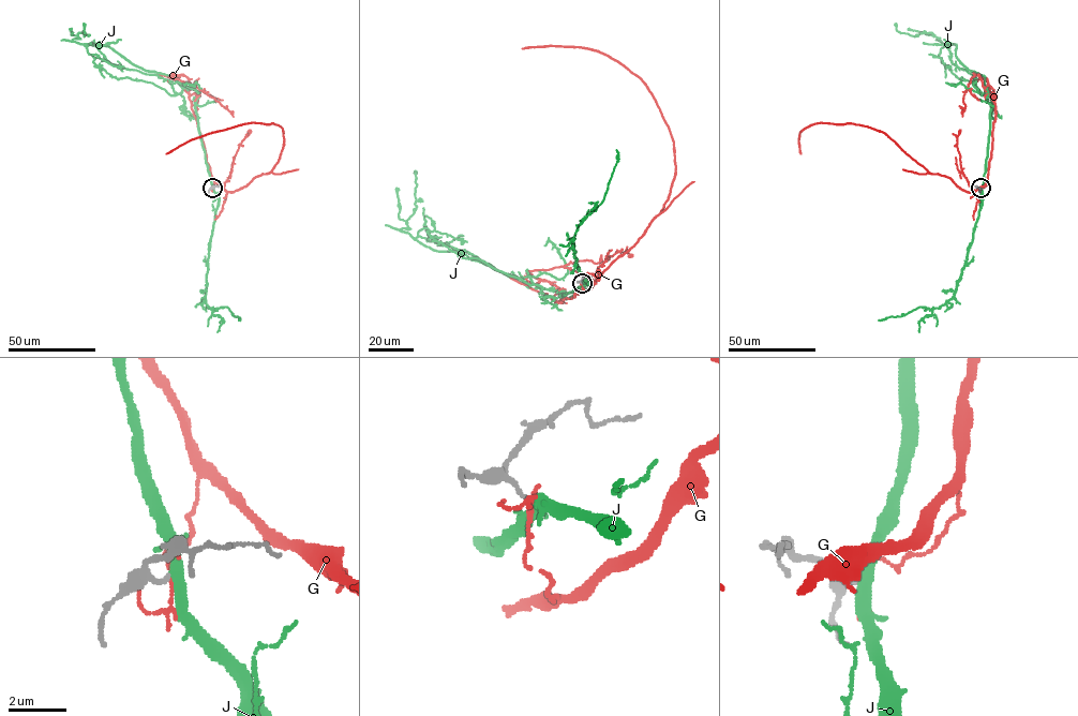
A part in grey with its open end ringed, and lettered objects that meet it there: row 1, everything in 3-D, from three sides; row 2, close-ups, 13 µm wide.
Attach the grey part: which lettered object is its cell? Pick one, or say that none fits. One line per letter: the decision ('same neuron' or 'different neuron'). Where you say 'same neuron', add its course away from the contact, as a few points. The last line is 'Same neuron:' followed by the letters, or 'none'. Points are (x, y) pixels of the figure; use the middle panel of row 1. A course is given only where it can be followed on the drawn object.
G: different neuron
J: same neuron; it runs (582, 283), (559, 296), (565, 292), (532, 288), (466, 252), (433, 251), (401, 232), (416, 206), (414, 172)
Same neuron: J

